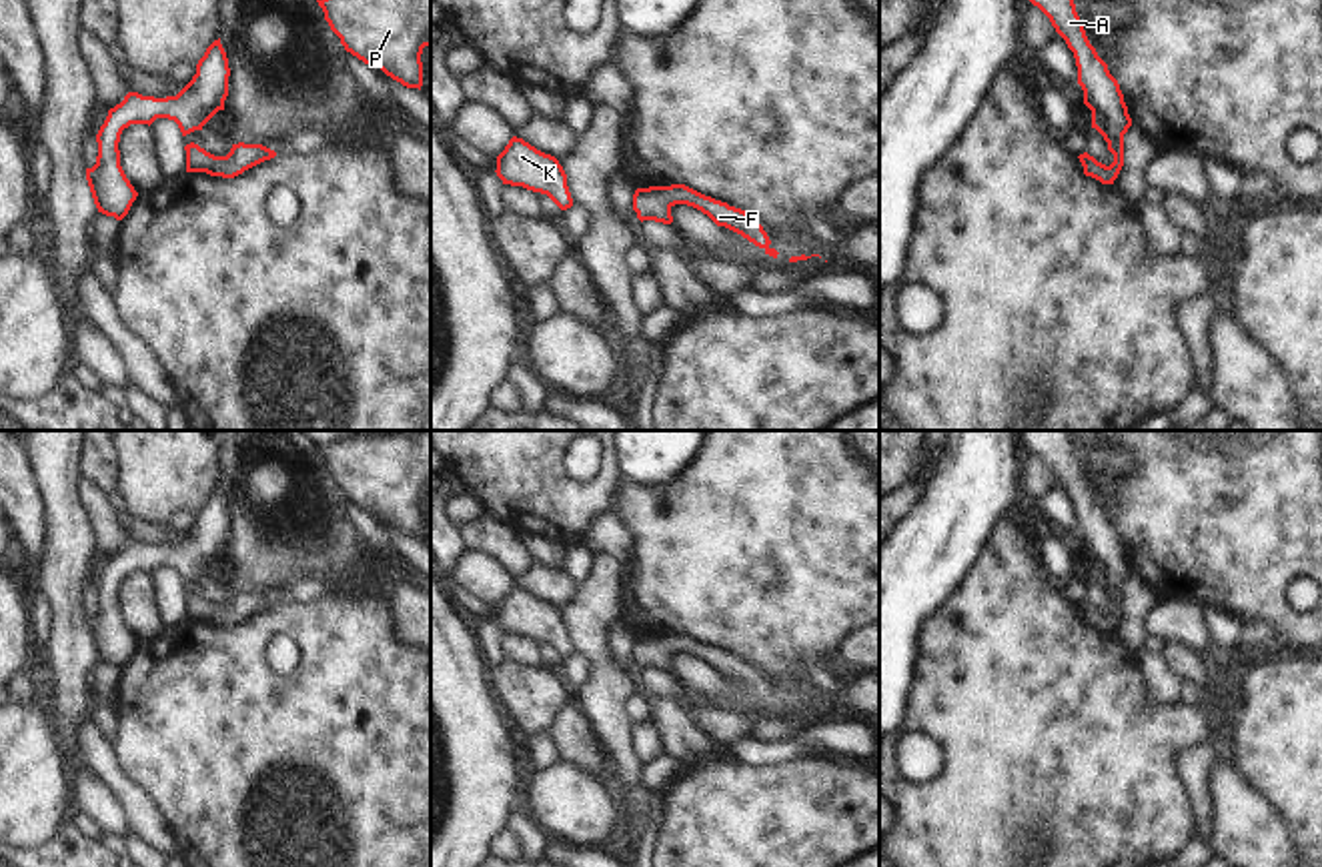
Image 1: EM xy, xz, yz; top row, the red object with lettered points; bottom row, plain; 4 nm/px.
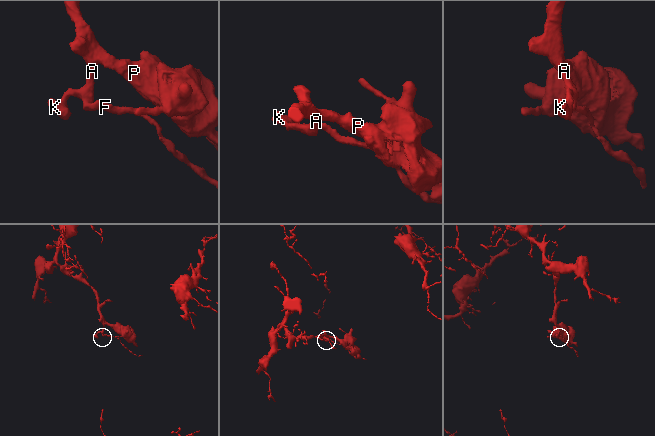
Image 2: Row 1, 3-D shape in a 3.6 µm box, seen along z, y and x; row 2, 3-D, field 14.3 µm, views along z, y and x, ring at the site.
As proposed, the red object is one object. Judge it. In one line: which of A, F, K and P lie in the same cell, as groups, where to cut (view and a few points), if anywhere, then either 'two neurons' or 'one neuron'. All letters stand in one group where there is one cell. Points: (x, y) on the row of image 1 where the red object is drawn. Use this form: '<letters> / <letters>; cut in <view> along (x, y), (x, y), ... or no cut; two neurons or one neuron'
A F K P; no cut; one neuron

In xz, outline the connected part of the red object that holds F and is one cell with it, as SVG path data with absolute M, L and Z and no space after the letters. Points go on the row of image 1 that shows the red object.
M685 184L637 188L633 194L633 210L637 212L637 218L641 222L655 220L655 222L671 224L673 222L671 208L675 204L687 204L701 210L717 226L725 226L741 234L755 246L763 248L765 254L777 258L779 252L769 246L771 240L763 230L763 226L749 212L741 208L705 196Z

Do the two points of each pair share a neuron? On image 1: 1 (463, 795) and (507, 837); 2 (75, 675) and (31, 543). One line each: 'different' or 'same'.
1: different
2: different

